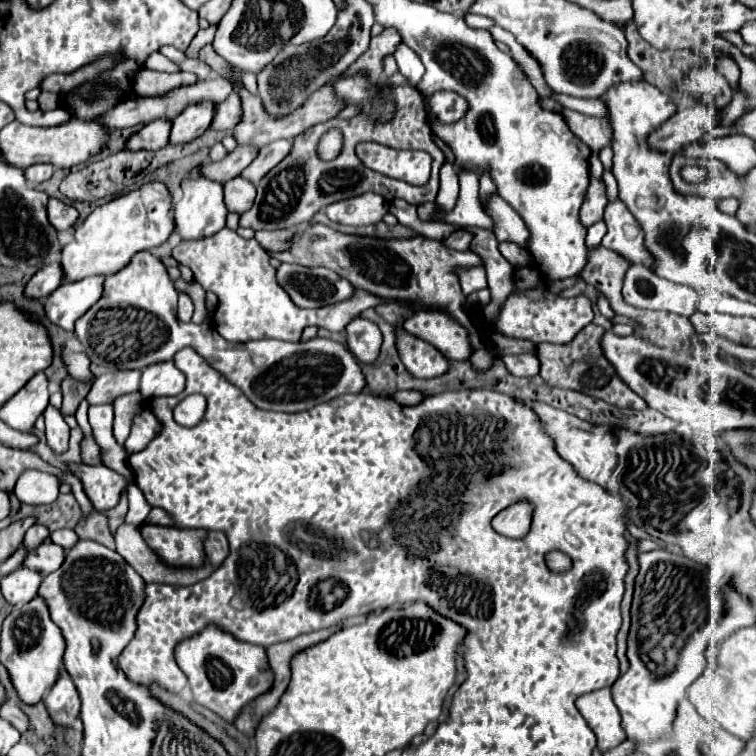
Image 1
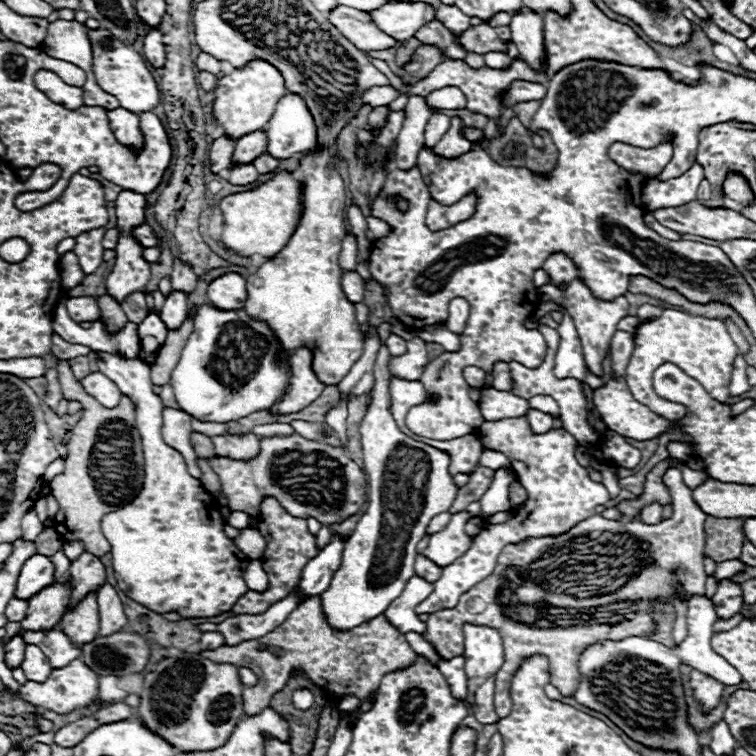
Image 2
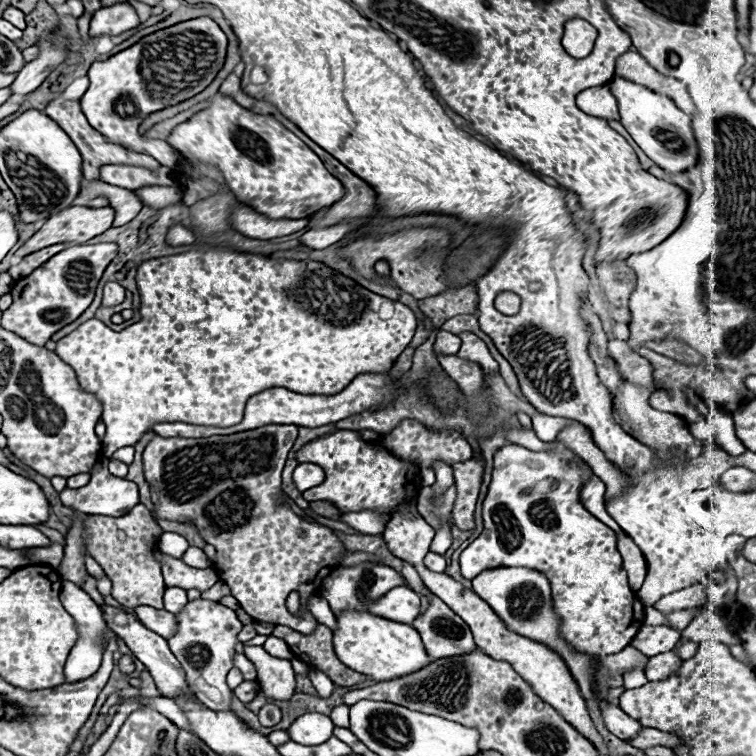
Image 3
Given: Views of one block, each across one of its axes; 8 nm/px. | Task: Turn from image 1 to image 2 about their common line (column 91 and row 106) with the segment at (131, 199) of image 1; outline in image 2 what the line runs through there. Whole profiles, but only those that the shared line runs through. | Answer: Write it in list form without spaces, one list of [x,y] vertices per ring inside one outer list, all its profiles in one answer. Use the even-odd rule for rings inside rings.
[[[252,60],[252,62],[248,62],[248,66],[236,68],[232,74],[222,76],[218,80],[216,90],[214,90],[216,120],[220,122],[224,132],[234,140],[248,132],[262,130],[270,122],[270,118],[276,110],[276,104],[284,96],[284,92],[286,92],[286,86],[284,86],[284,78],[282,78],[280,70],[276,70],[276,66],[272,66],[270,62]]]

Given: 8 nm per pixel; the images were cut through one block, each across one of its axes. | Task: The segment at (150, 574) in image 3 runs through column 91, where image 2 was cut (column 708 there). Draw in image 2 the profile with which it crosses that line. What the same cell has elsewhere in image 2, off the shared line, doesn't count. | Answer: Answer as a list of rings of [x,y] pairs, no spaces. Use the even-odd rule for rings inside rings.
[[[706,518],[706,556],[716,562],[736,560],[742,552],[744,540],[744,520],[742,518]]]

